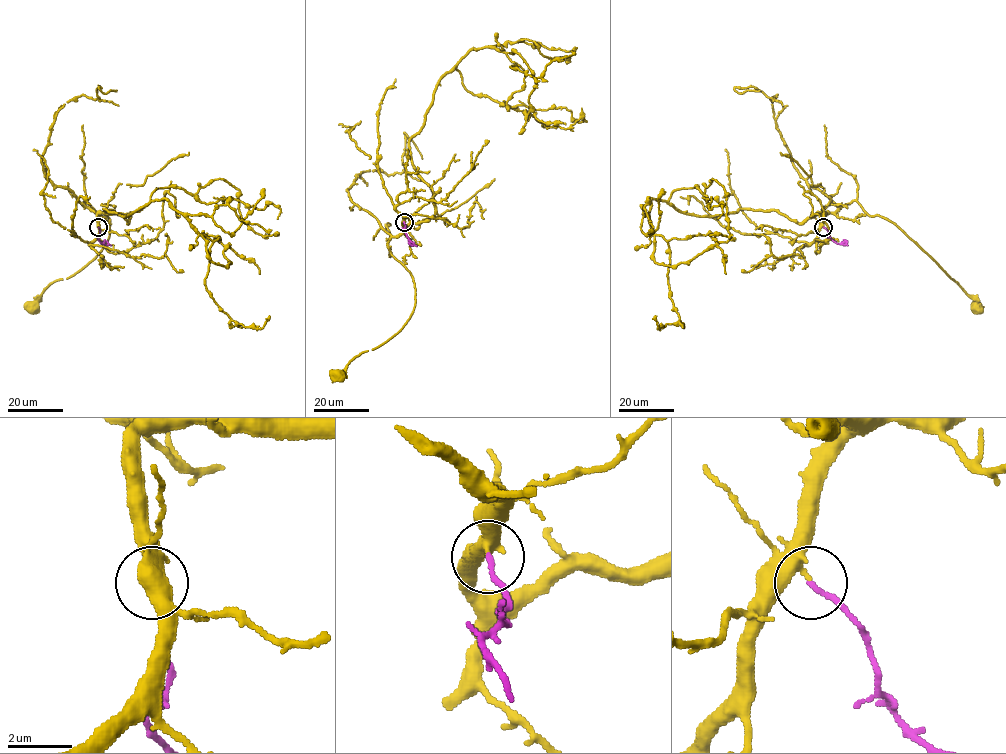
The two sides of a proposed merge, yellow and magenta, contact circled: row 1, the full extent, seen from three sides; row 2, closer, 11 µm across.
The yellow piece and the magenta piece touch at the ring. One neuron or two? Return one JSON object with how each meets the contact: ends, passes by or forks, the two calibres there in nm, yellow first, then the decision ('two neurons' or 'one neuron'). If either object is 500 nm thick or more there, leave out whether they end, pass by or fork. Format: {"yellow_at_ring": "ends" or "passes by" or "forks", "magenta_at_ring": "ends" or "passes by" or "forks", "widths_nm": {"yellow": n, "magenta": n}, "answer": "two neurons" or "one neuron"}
{"yellow_at_ring": "ends", "magenta_at_ring": "ends", "widths_nm": {"yellow": 440, "magenta": 150}, "answer": "one neuron"}

